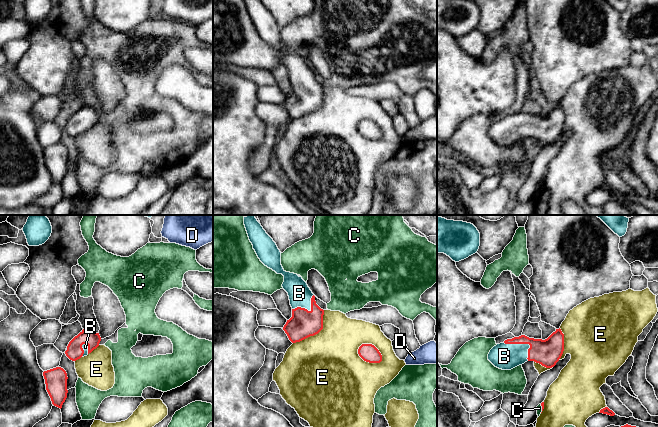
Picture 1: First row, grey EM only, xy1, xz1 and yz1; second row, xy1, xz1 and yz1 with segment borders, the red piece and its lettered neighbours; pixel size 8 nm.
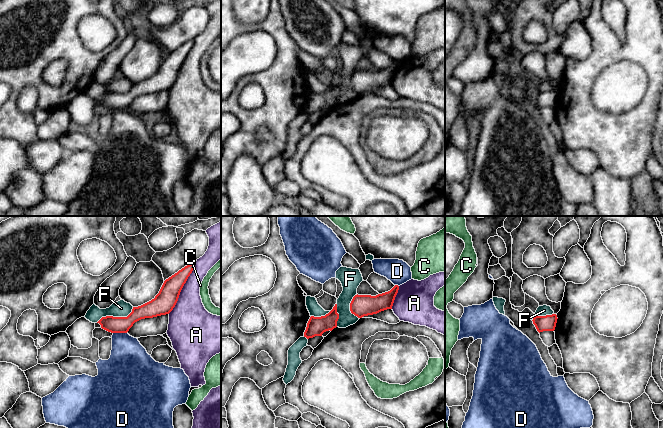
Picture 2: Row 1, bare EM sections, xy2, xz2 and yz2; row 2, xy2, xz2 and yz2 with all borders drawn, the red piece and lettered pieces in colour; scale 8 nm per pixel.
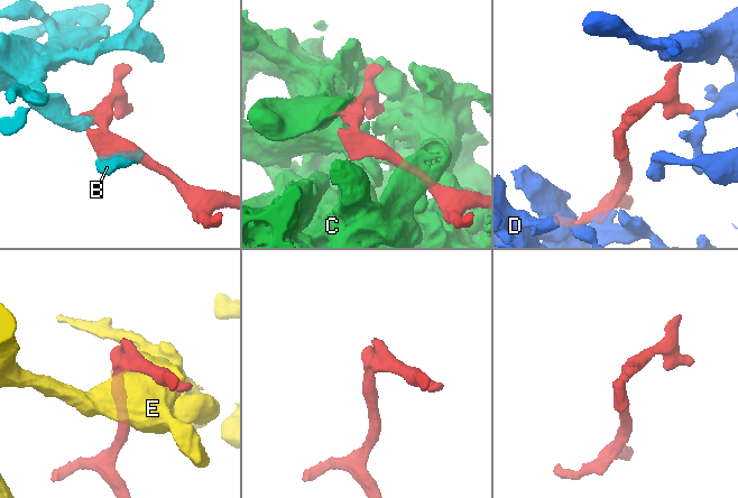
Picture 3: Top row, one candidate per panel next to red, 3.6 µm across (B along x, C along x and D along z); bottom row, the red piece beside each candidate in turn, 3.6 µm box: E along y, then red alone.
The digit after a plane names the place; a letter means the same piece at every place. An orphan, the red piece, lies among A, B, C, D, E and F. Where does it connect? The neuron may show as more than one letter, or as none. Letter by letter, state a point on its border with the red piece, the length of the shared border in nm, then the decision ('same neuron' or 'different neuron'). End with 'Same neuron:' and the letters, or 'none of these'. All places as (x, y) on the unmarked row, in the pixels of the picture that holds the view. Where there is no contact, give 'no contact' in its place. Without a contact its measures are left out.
A: contact xy2 (181, 65); length 460 nm; different neuron
B: contact yz1 (524, 119); length 260 nm; same neuron
C: contact yz1 (542, 184); length 70 nm; different neuron
D: contact xy2 (120, 108); length 110 nm; different neuron
E: contact xz1 (368, 137); length 220 nm; different neuron
F: contact xy2 (115, 93); length 320 nm; different neuron
Same neuron: B

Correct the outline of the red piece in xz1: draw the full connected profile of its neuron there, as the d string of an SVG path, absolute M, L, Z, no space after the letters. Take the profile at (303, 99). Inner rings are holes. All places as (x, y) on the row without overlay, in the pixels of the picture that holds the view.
M244 0L249 16L260 37L284 52L283 65L288 69L292 93L283 106L292 119L318 110L323 105L324 86L315 77L307 59L297 50L286 48L281 41L281 28L261 0Z

